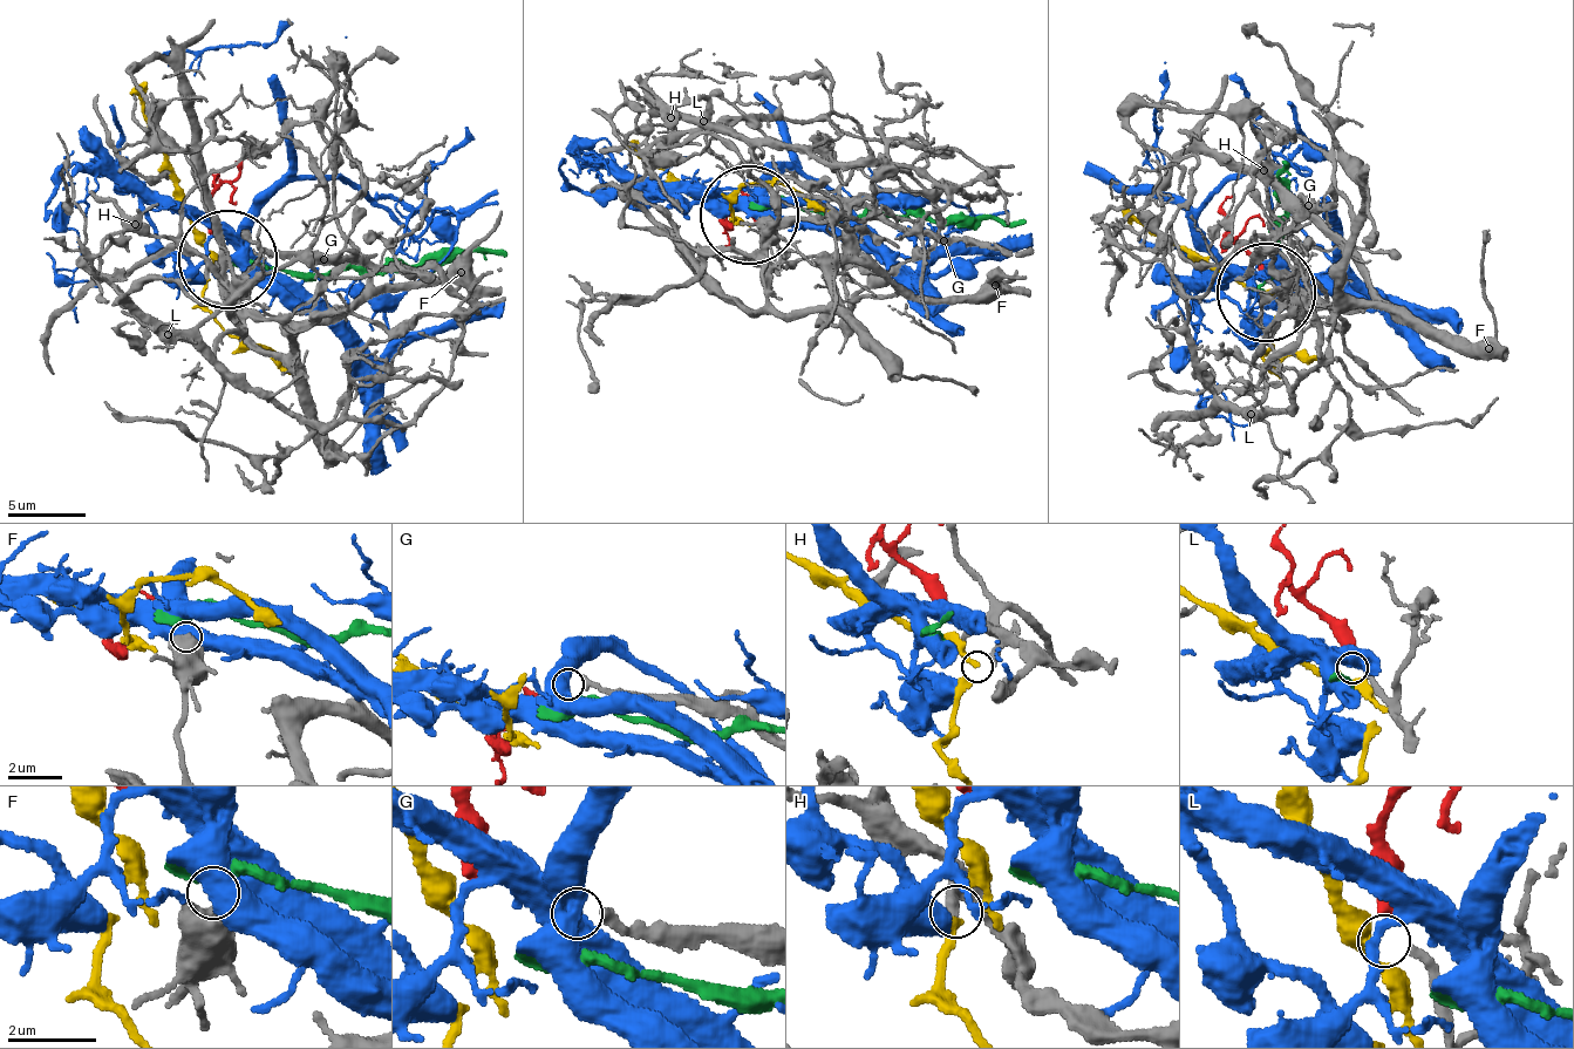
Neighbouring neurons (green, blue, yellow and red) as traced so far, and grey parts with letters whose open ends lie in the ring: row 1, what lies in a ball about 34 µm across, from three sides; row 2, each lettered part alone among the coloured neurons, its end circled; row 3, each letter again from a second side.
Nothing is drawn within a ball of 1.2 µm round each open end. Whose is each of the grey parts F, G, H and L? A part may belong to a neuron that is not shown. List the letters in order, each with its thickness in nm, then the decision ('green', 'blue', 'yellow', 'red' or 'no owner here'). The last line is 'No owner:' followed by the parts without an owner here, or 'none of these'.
F: 600 nm | no owner here
G: 240 nm | no owner here
H: 240 nm | yellow
L: 200 nm | red
No owner: F, G

